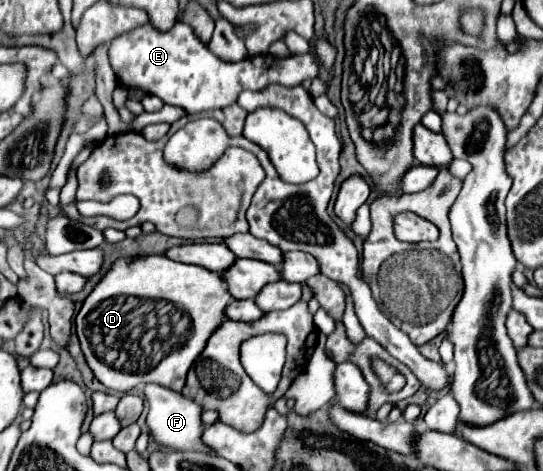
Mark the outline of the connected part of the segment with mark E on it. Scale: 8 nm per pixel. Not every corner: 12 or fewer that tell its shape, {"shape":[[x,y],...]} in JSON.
{"shape":[[182,22],[118,36],[118,84],[188,114],[320,76],[312,52],[220,60]]}

